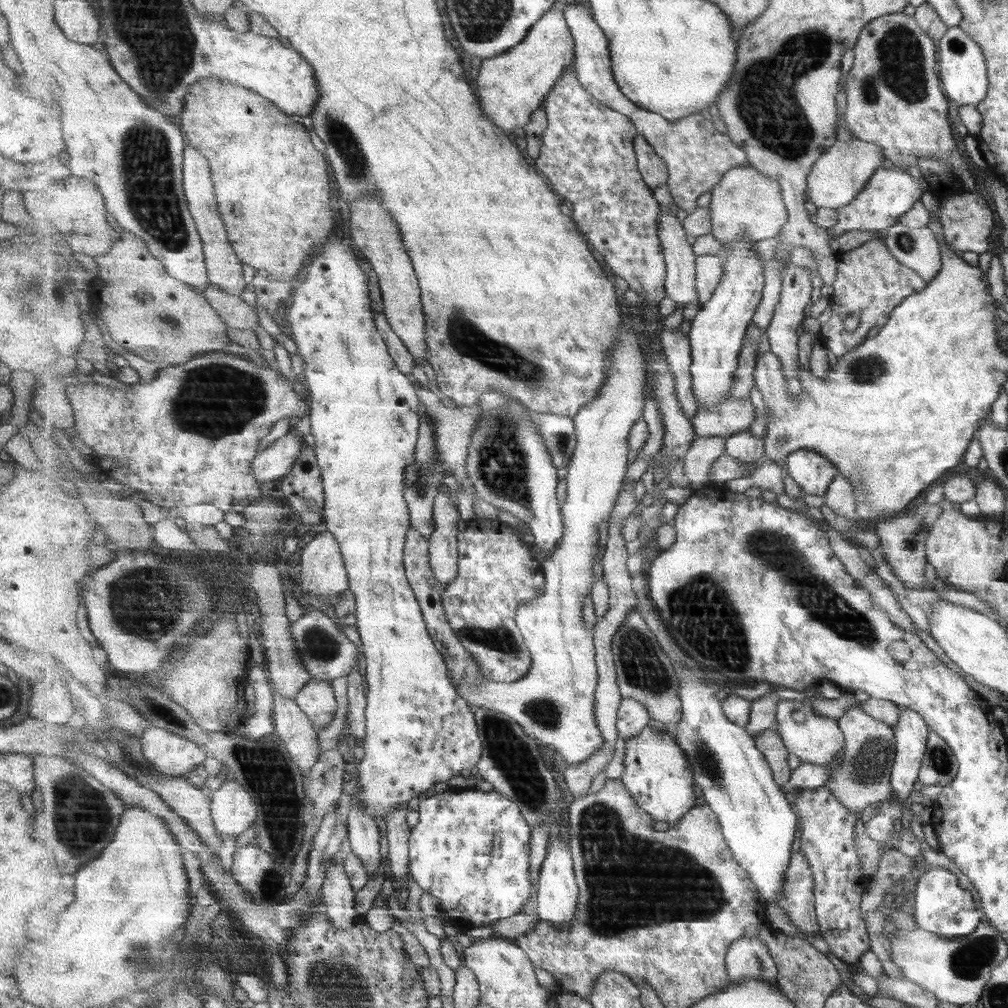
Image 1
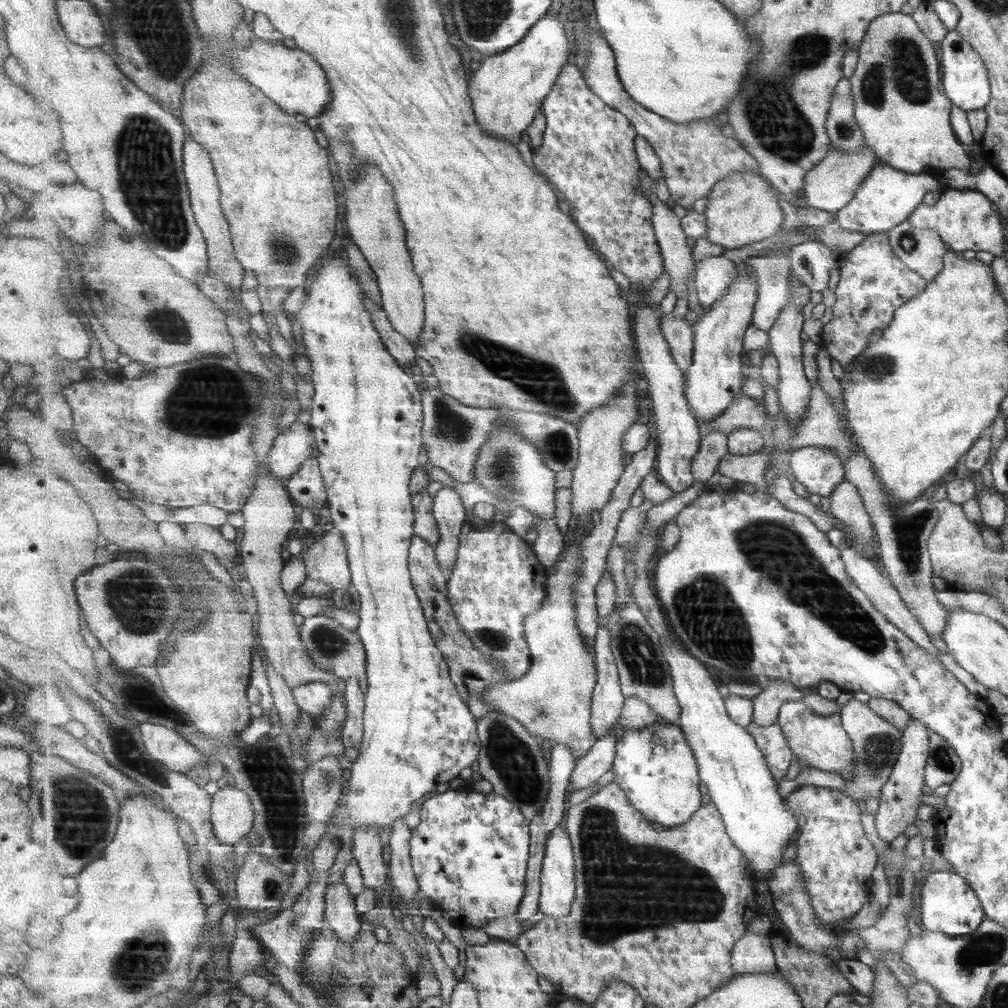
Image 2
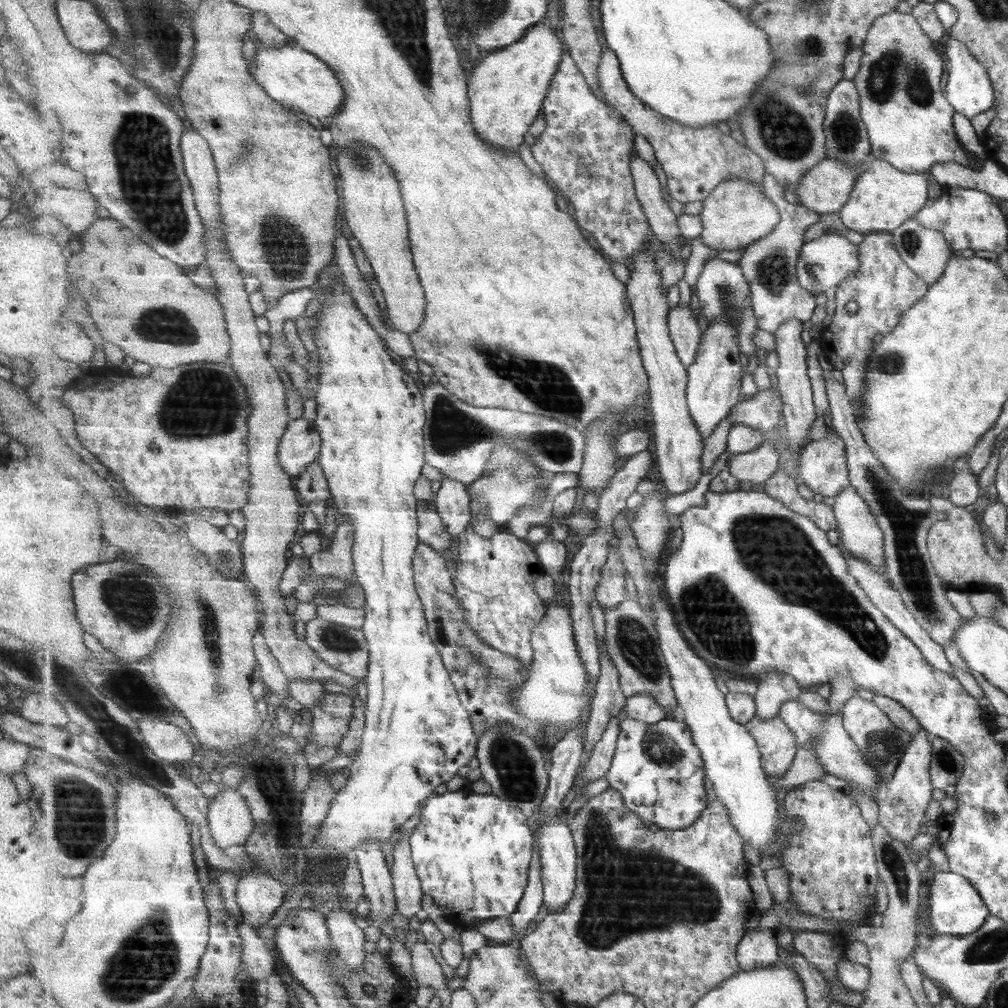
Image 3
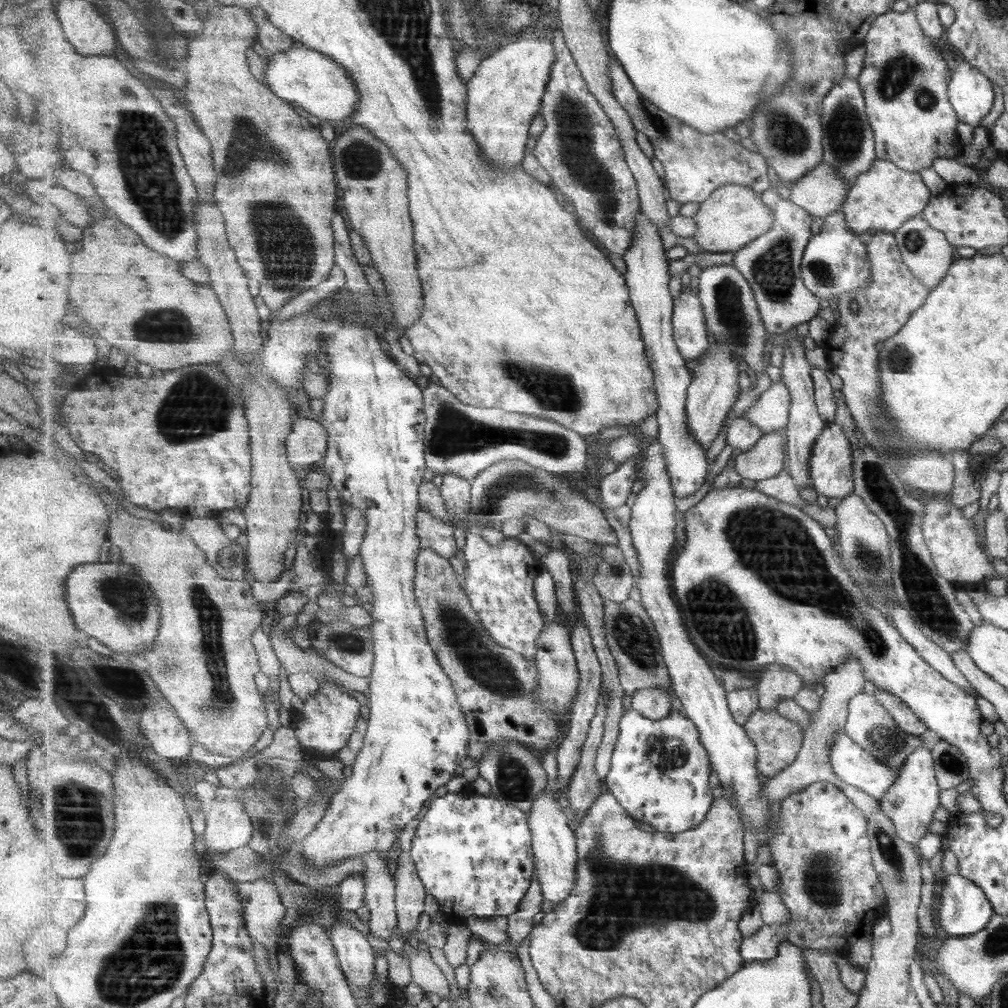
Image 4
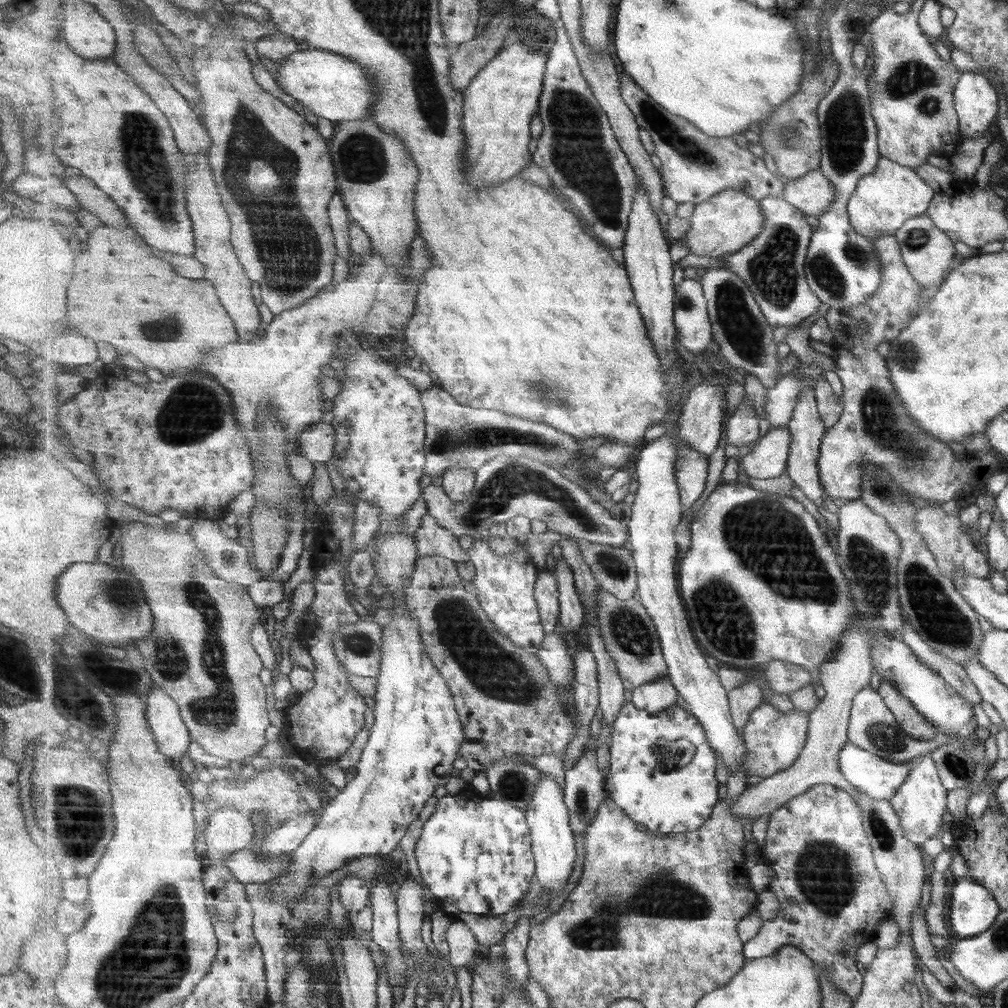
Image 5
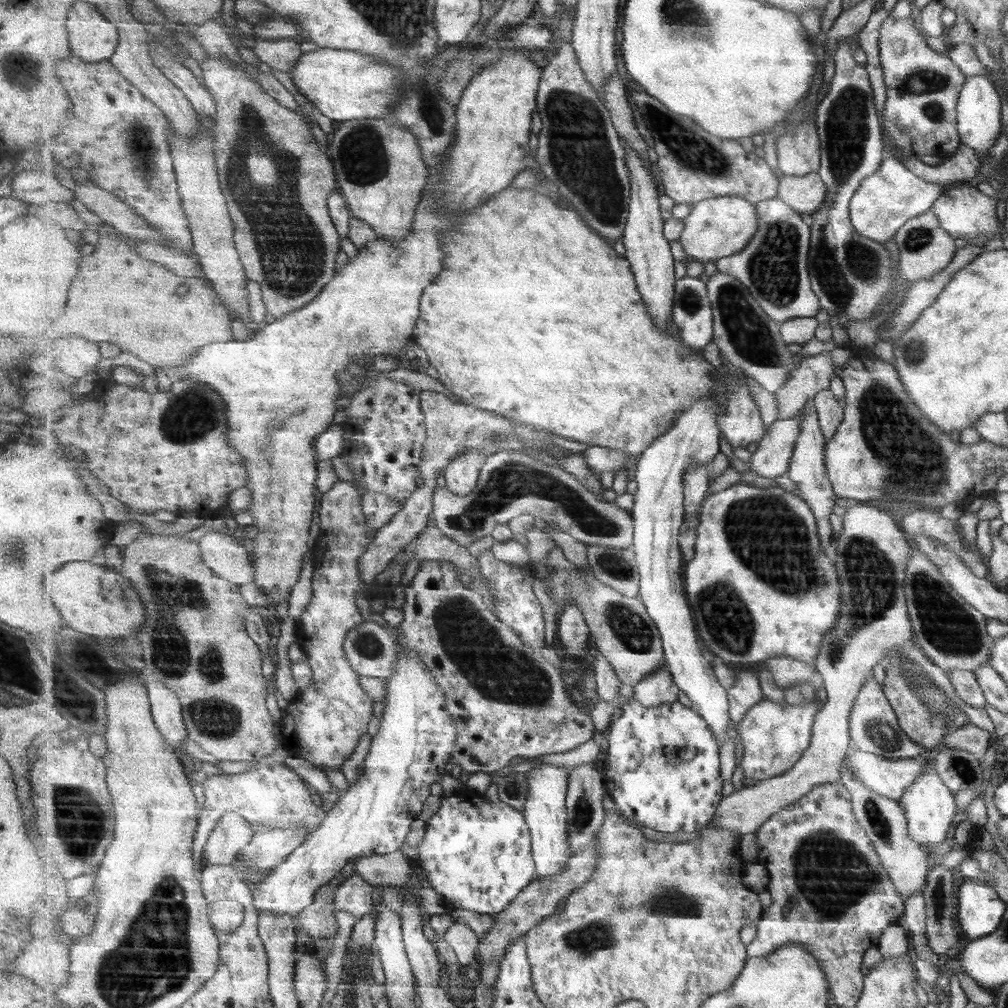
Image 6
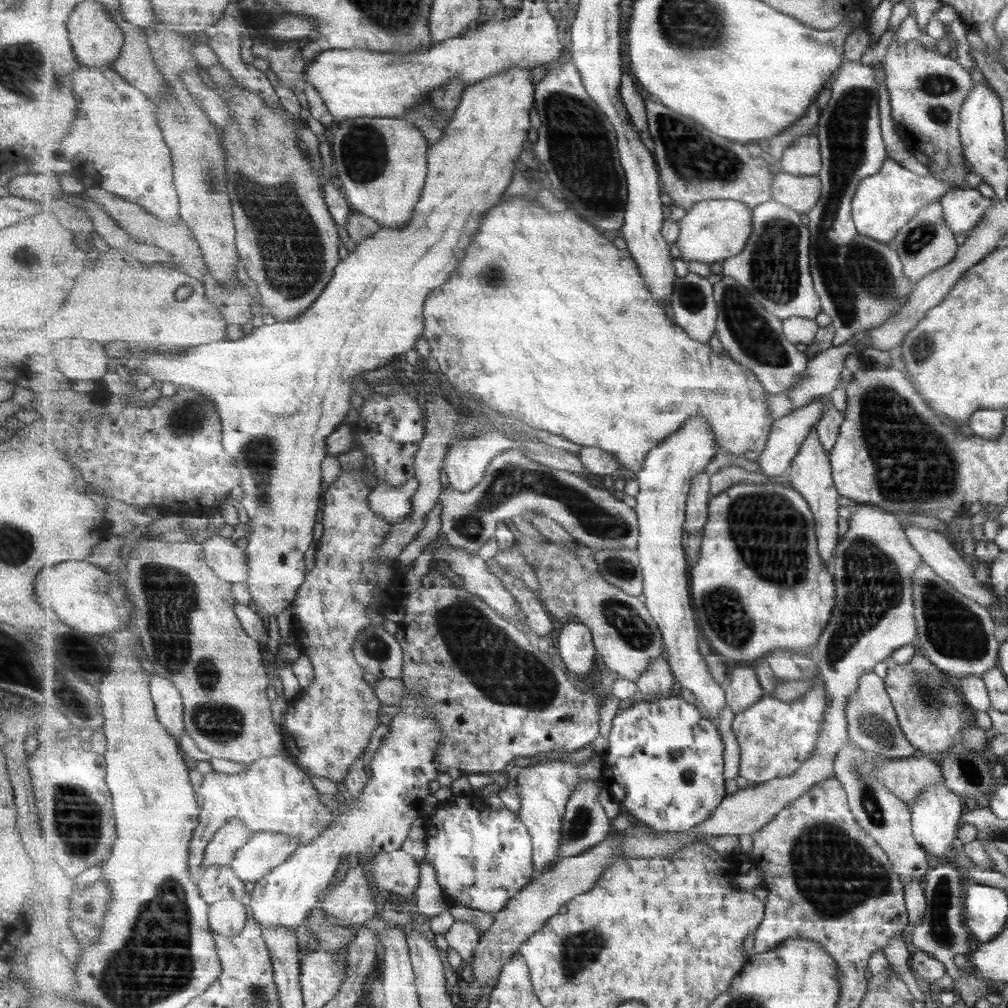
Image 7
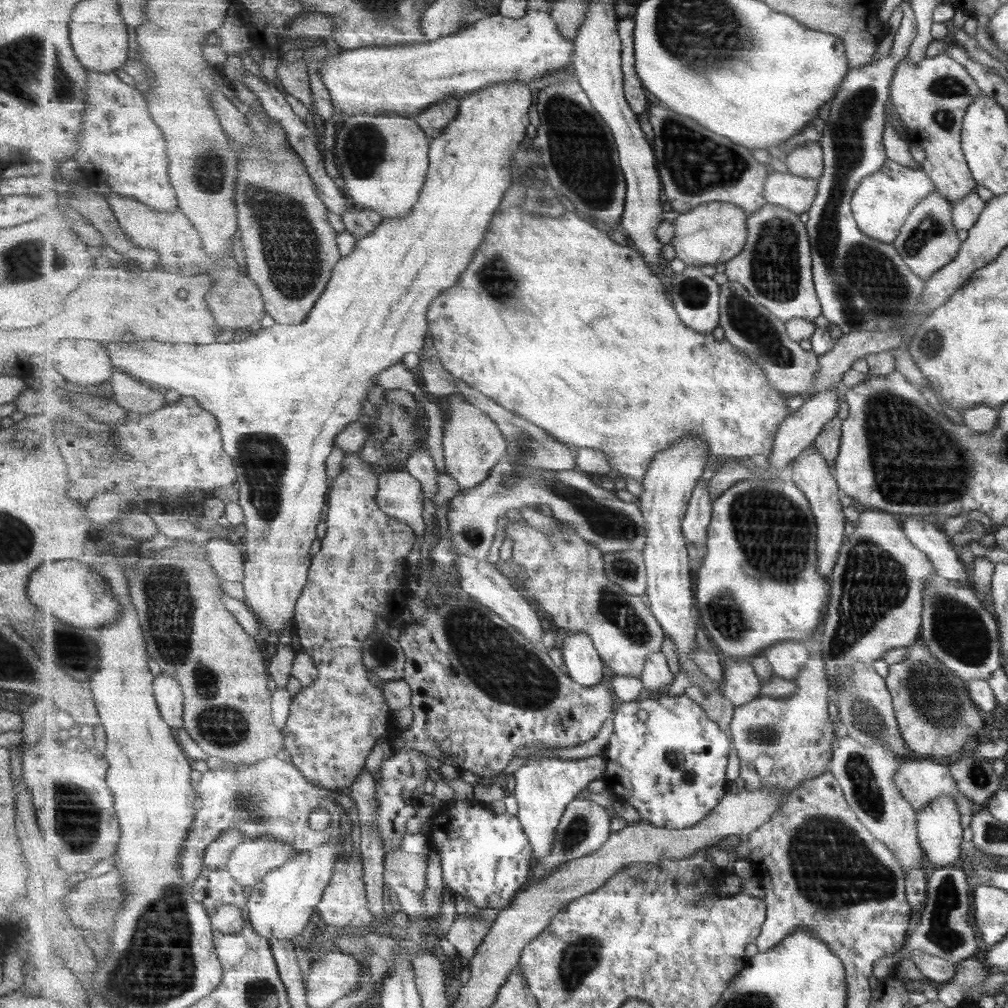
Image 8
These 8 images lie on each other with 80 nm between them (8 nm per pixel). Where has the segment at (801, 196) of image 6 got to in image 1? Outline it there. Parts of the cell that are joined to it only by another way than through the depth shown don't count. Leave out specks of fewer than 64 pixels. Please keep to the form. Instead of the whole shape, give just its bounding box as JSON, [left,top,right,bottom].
[808,138,884,209]

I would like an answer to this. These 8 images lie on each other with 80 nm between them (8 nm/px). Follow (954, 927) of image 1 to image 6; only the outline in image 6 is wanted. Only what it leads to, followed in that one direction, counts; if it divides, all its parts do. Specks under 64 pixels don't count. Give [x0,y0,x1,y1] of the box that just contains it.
[957,880,1005,940]

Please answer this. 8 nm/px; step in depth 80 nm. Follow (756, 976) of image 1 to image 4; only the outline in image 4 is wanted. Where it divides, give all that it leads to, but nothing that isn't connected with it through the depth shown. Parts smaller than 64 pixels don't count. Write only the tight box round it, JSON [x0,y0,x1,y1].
[741,782,887,964]

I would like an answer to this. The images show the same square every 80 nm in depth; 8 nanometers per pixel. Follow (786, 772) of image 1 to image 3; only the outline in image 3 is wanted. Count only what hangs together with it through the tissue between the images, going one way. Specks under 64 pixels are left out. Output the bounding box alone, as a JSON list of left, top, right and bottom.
[746,714,799,777]

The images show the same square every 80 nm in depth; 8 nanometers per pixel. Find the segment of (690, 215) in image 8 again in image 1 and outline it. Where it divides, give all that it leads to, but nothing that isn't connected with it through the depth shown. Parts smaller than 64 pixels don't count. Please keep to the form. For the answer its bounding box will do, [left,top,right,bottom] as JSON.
[710,166,789,245]

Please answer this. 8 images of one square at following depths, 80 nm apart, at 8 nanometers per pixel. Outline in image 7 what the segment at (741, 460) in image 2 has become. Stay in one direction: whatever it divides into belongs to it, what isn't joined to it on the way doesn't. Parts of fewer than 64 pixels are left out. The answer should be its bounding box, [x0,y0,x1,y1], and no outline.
[757,397,825,477]

